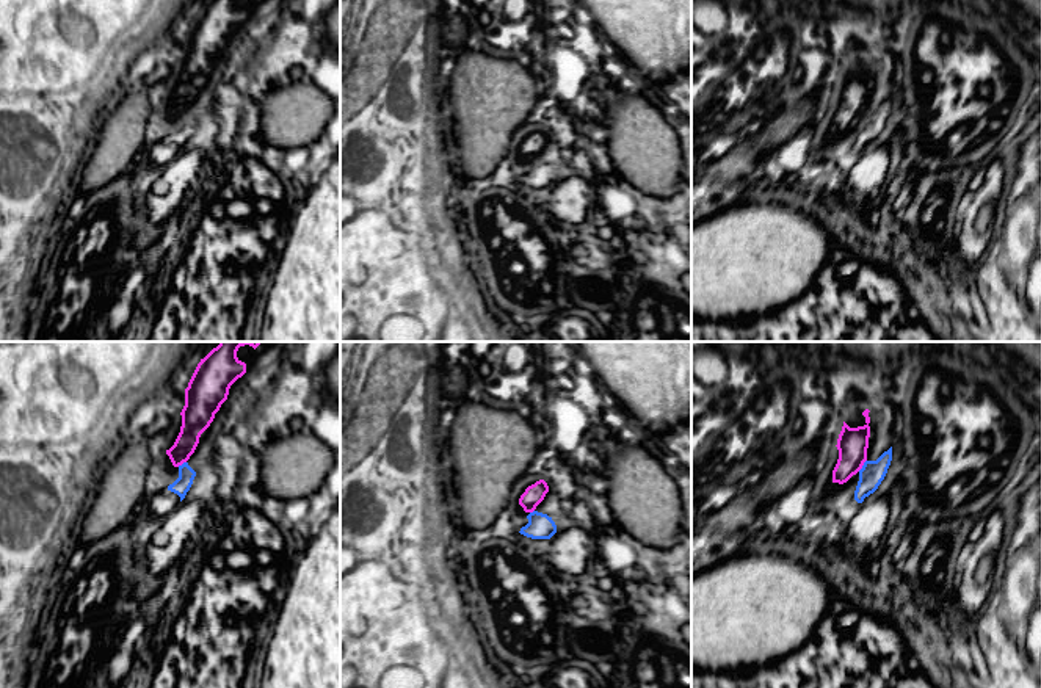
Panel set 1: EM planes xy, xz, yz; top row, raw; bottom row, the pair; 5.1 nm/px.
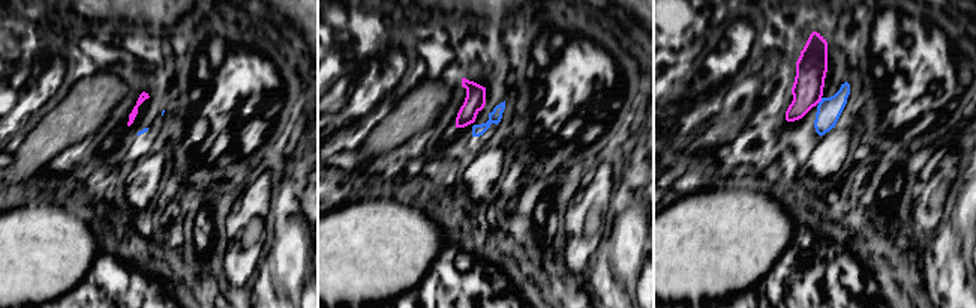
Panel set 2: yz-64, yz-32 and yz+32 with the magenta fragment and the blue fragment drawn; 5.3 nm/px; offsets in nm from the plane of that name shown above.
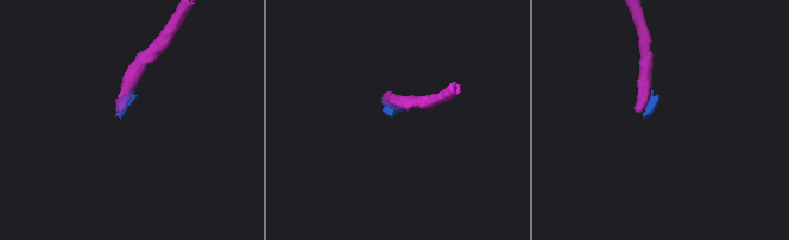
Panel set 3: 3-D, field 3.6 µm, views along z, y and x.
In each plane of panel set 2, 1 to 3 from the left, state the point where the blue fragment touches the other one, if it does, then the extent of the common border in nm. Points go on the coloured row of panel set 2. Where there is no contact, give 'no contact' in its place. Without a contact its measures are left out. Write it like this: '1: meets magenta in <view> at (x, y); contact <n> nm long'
1: no contact
2: no contact
3: meets magenta in yz+32 at (819, 101); contact 40 nm long

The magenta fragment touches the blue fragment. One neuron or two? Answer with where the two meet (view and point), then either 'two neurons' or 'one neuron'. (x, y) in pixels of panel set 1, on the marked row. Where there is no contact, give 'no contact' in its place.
yz (863, 464) | two neurons

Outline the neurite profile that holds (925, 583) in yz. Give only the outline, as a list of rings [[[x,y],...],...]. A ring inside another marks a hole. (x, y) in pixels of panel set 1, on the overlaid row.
[[[923,564],[917,578],[917,605],[927,608],[930,605],[930,592],[936,588],[936,580],[930,574],[930,566]]]

